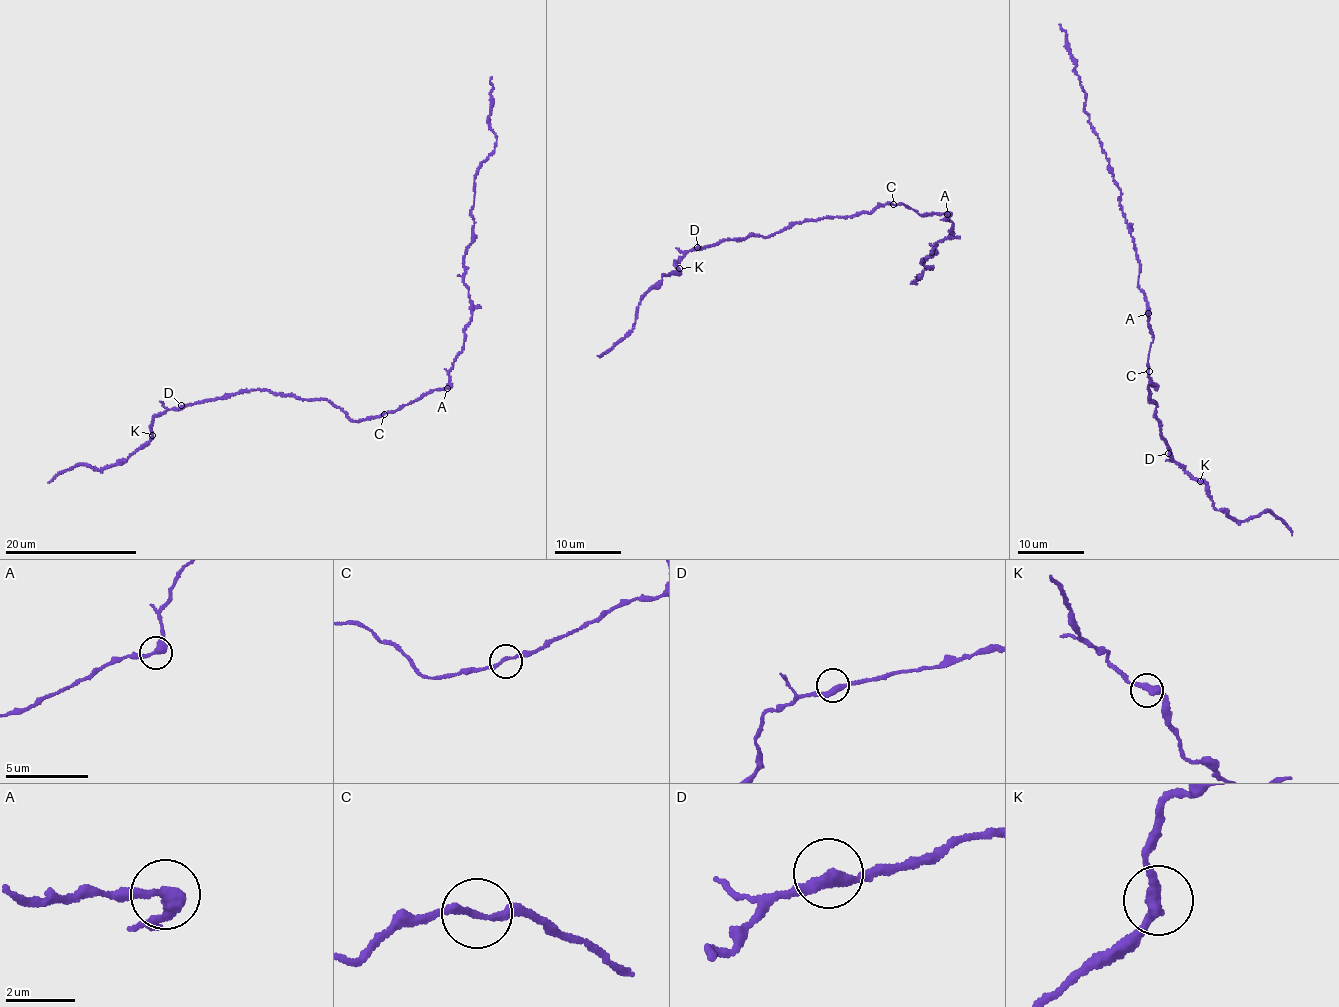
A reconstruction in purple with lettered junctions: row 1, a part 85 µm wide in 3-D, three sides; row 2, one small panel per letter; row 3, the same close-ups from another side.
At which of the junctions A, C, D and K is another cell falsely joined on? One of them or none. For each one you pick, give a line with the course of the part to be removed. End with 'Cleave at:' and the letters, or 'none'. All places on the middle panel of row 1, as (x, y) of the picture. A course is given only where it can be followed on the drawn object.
A: (947, 213), (951, 239), (935, 244), (931, 258), (920, 263), (933, 268), (912, 282)
Cleave at: A

